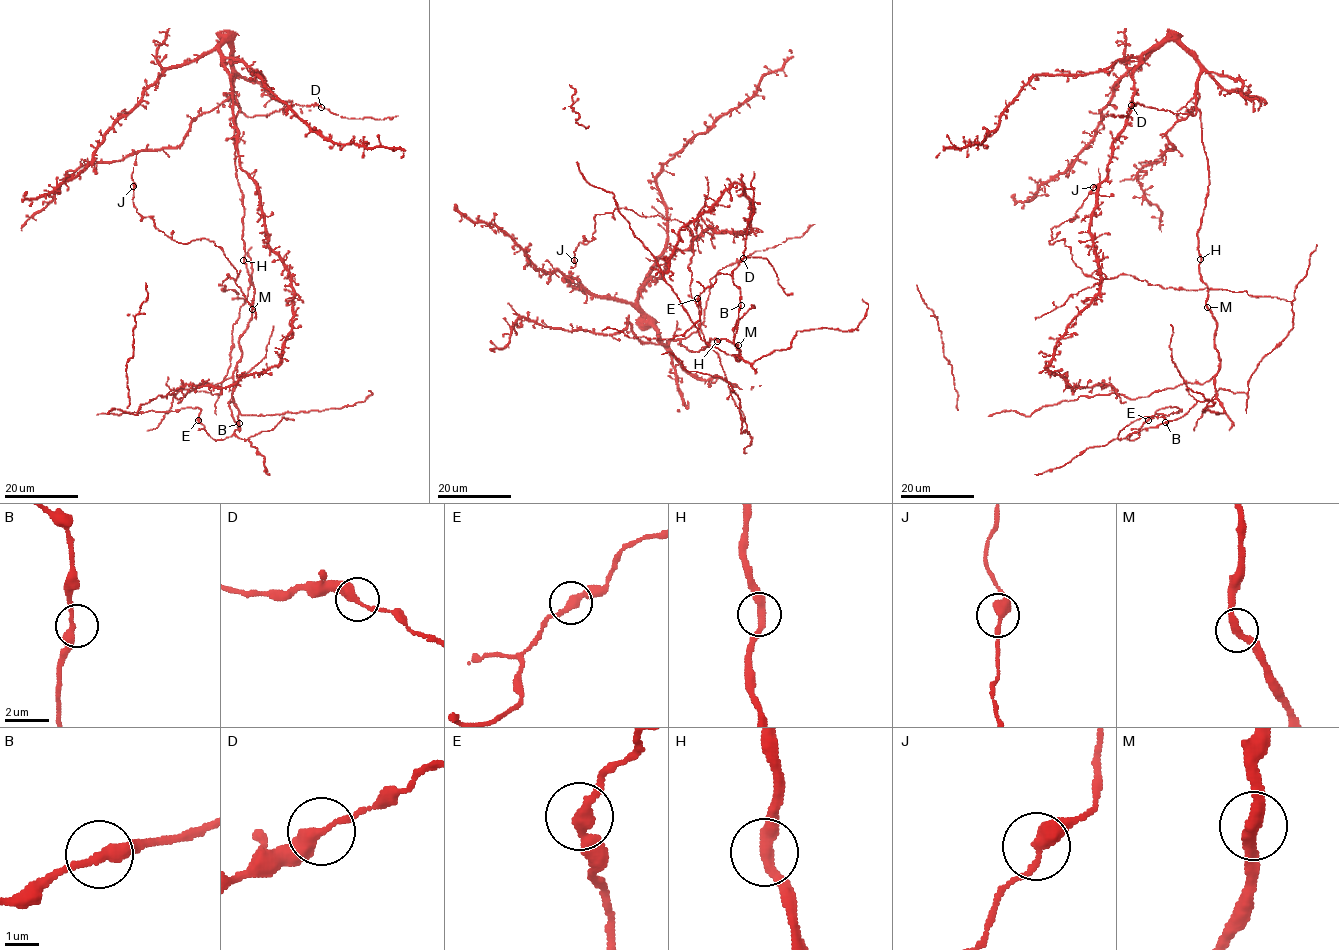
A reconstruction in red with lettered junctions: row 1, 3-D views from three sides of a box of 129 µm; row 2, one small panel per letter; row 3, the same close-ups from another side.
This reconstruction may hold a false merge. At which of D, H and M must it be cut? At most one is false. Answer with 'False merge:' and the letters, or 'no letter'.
False merge: no letter

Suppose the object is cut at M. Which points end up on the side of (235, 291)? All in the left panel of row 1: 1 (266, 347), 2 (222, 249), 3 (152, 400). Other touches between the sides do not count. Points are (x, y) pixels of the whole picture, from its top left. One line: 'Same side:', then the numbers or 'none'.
Same side: 1, 2, 3

